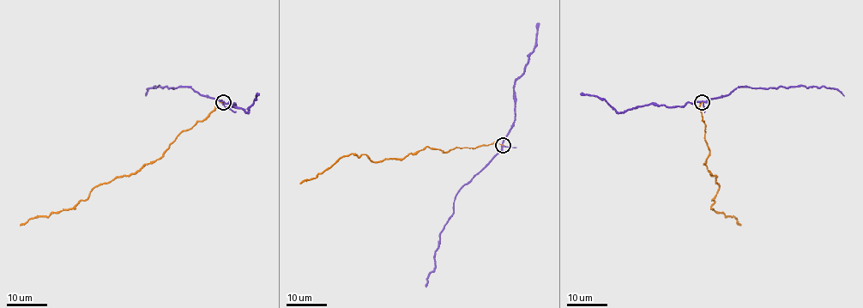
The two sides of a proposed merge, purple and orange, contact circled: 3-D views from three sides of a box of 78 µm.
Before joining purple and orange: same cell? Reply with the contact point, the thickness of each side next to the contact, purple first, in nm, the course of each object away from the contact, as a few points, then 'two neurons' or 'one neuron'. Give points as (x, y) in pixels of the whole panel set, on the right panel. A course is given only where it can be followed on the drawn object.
place (702, 102); calibres 240 and 60 nm; course purple (702, 101), (727, 95), (737, 87), (749, 87), (825, 87), (837, 89), (843, 95); course orange (702, 102), (698, 108), (709, 154), (703, 163), (720, 187), (710, 208), (726, 216), (733, 216), (740, 226); two neurons

